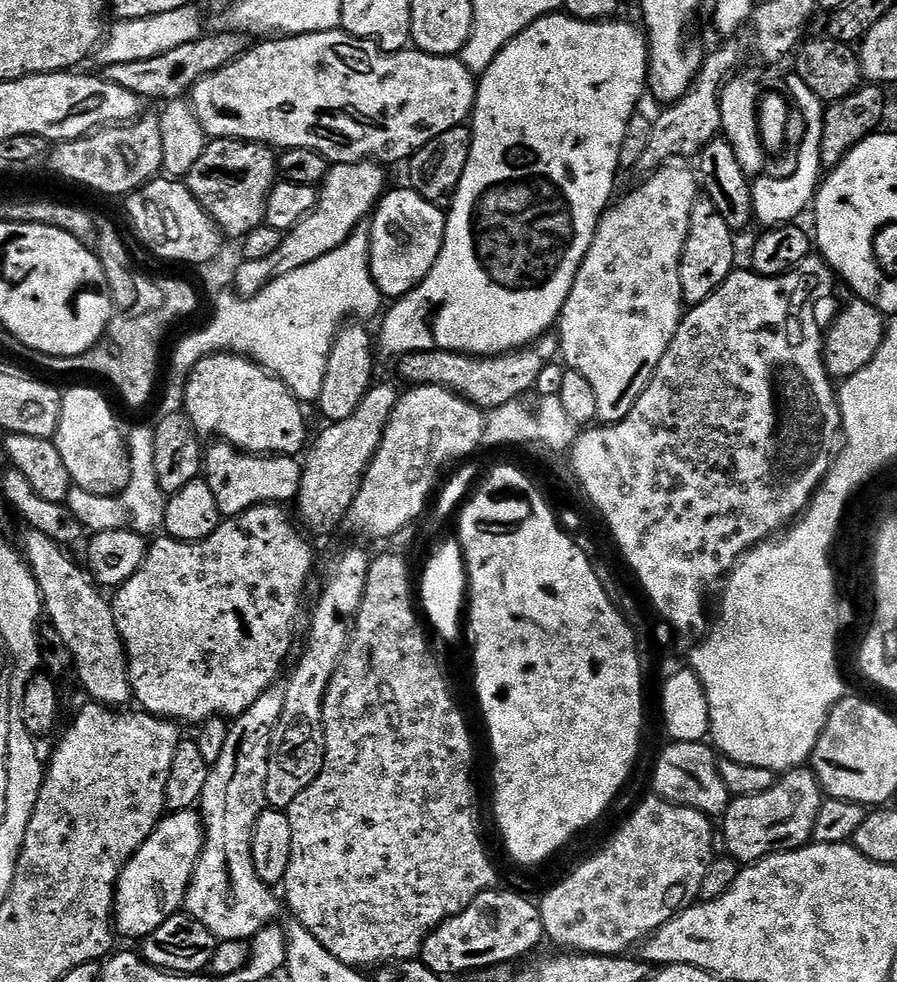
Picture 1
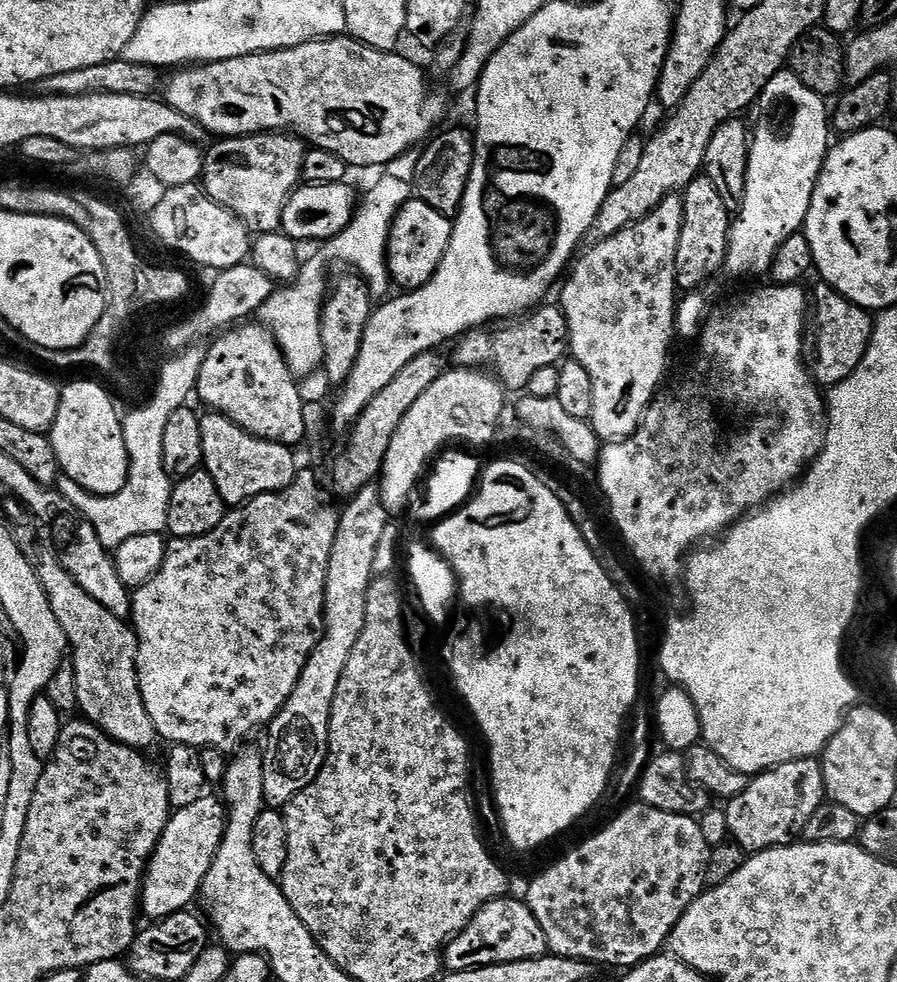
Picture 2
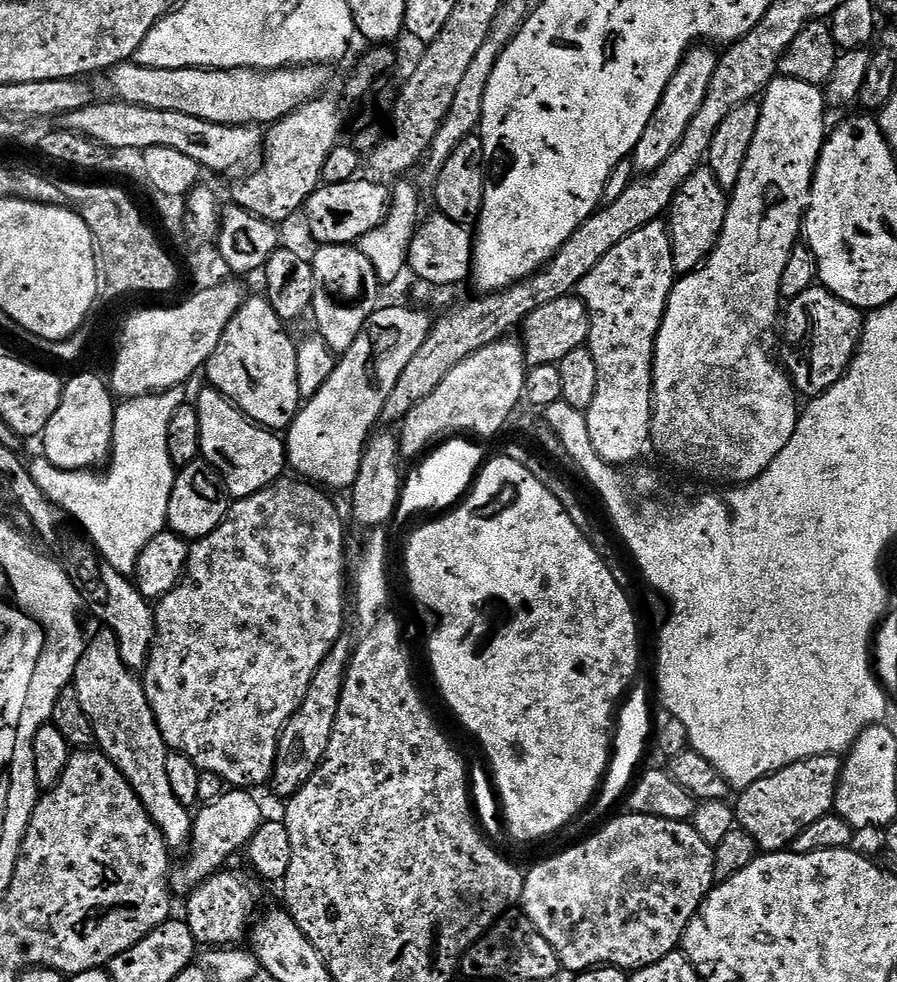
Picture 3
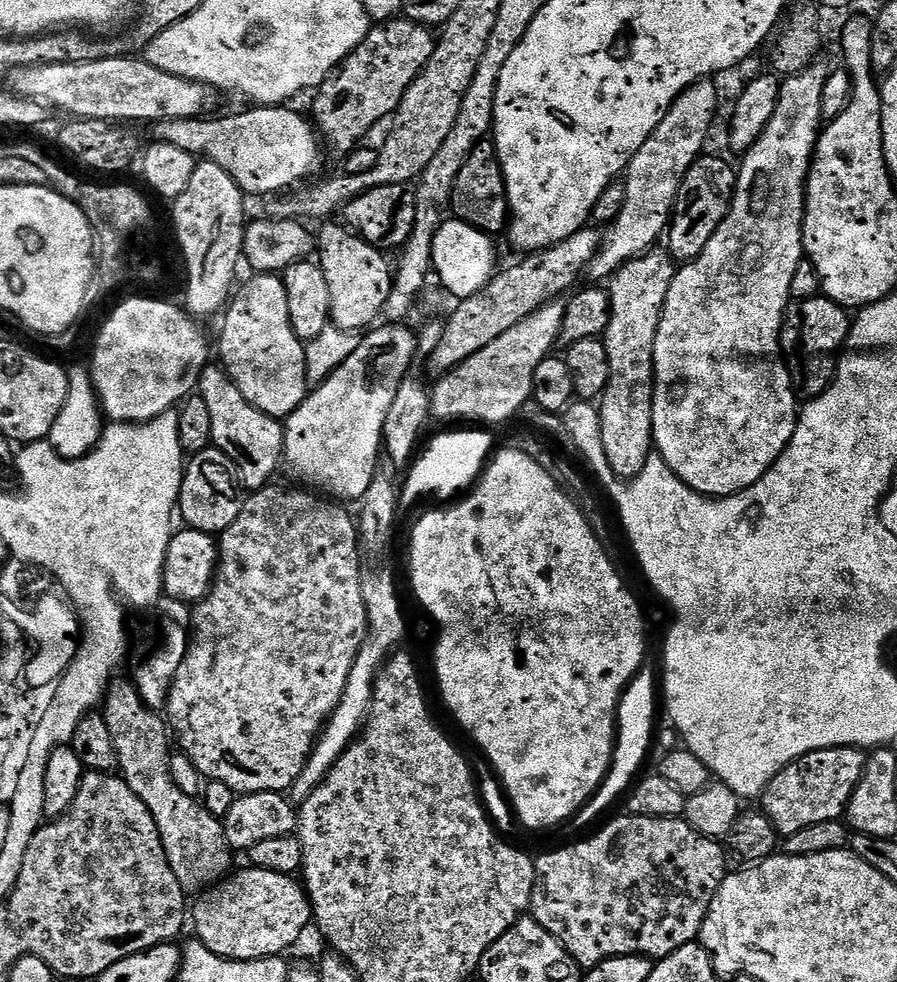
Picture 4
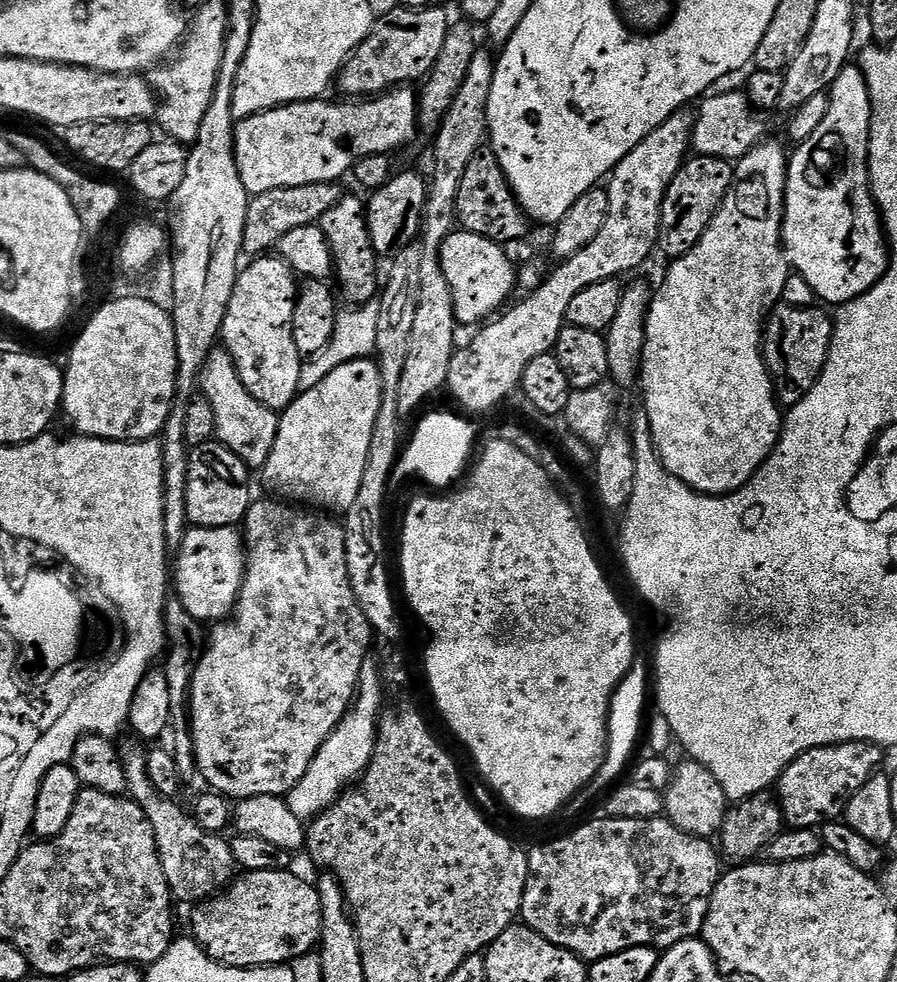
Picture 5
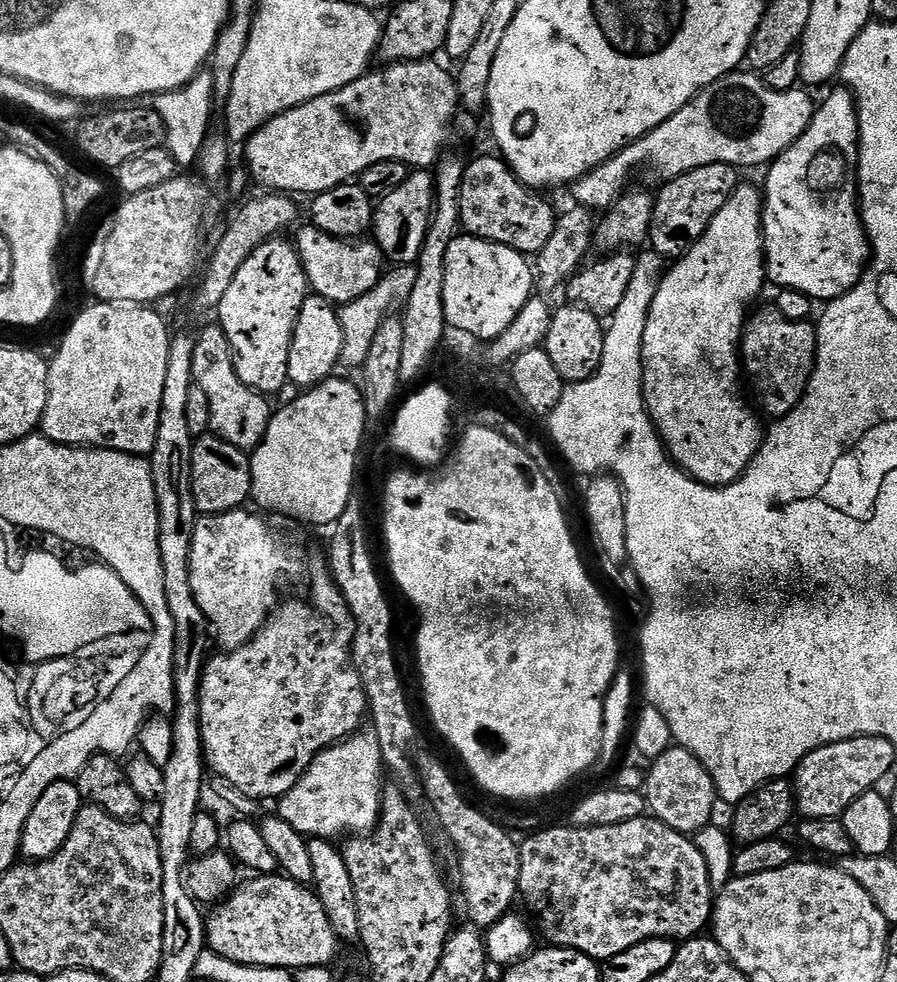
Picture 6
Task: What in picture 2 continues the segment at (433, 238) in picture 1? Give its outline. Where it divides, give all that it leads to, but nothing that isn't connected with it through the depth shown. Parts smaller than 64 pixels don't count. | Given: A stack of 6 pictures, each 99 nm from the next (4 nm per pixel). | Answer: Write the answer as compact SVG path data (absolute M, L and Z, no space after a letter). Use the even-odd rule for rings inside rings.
M419 198L410 199L401 206L388 235L388 275L401 284L401 289L420 288L430 282L450 246L452 225L449 217L438 214L438 210Z

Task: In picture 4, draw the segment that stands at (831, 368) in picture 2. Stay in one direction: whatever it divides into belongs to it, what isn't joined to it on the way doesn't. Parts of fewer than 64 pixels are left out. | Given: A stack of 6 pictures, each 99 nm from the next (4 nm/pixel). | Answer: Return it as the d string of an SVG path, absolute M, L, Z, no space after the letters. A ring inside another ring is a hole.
M823 294L789 303L784 313L784 324L780 327L780 351L791 375L798 381L799 387L801 384L808 394L815 393L821 387L820 375L823 374L824 367L828 363L829 367L837 353L843 349L849 327L849 313Z

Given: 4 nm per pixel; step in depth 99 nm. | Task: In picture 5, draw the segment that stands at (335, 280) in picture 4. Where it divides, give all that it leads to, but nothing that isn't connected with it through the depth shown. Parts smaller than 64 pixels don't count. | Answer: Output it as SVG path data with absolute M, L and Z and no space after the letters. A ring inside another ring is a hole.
M341 195L340 200L334 202L334 206L330 206L330 210L326 210L326 214L322 214L318 227L328 240L328 249L332 252L334 280L340 283L340 288L338 287L339 295L343 299L345 296L349 300L347 303L352 306L363 305L368 301L375 301L378 296L378 280L376 284L376 263L378 263L378 257L370 238L365 201L363 199L359 200L356 196Z

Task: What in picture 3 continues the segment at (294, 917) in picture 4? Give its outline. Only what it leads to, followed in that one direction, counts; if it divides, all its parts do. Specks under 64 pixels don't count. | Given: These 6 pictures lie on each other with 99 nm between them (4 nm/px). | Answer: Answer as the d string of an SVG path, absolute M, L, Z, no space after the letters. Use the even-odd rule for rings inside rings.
M224 868L212 875L187 895L185 923L190 926L197 943L208 946L232 946L247 935L251 914L256 906L256 892L242 872Z

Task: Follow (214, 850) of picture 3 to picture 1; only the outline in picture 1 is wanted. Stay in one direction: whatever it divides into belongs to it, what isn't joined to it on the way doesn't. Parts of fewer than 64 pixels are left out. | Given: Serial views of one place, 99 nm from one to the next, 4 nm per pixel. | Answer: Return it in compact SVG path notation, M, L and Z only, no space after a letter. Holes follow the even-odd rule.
M191 808L181 812L169 811L160 825L142 842L116 879L113 901L115 931L126 938L143 940L162 926L184 906L198 858L204 849L204 822L199 811Z

